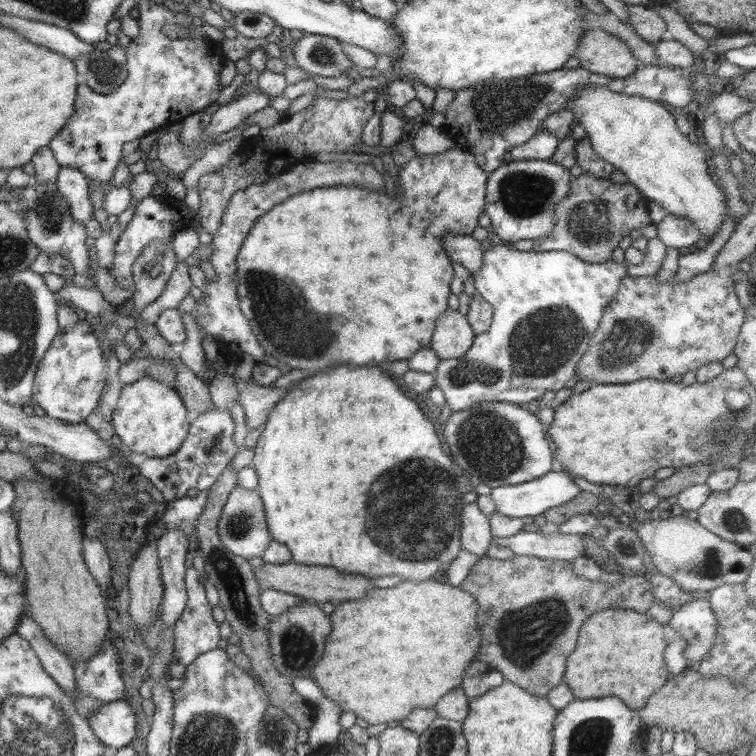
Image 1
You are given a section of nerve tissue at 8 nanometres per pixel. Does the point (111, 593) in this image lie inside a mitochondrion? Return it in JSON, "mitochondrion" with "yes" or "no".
{"mitochondrion":"no"}

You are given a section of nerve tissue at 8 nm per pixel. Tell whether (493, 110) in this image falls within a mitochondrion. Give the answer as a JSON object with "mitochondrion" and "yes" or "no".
{"mitochondrion":"yes"}

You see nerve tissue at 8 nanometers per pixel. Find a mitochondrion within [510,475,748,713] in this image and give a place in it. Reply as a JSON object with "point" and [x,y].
{"point":[705,568]}

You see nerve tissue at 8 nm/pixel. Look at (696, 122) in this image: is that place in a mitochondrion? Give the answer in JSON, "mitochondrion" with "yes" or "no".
{"mitochondrion":"no"}

